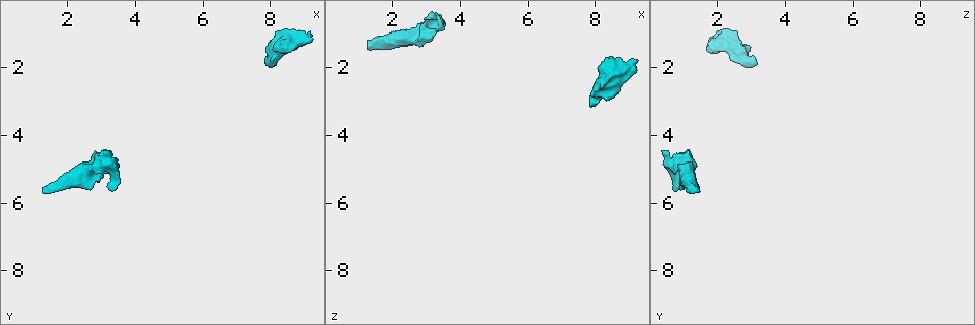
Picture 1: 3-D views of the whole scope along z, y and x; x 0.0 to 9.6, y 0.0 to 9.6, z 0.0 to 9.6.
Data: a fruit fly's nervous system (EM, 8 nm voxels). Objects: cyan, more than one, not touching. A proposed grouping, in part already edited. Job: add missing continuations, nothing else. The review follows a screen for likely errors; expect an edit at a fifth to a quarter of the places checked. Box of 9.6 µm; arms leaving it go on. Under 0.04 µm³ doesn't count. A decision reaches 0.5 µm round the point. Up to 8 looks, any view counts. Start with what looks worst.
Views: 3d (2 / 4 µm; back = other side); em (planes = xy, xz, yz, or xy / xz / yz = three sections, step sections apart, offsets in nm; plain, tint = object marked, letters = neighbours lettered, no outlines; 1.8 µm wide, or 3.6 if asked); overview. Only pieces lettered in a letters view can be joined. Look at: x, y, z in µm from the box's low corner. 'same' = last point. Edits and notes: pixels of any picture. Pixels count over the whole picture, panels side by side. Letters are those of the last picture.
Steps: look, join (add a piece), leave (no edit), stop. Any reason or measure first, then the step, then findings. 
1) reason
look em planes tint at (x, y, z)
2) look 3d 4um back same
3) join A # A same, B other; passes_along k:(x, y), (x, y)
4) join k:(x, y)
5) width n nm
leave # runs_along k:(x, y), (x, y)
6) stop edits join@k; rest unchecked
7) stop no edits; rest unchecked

free end
look 3d 4um at (1.30, 5.65, 1.45)

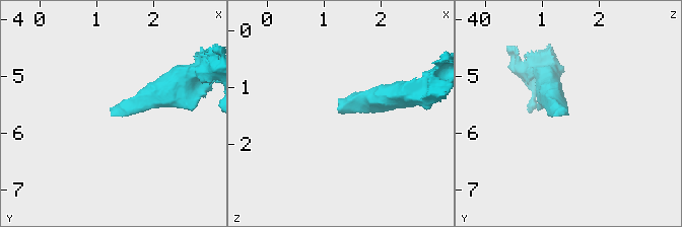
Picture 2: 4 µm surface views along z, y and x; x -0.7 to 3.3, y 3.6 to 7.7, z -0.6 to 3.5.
need the tissue
look em planes letters at (1.35, 5.60, 1.45)

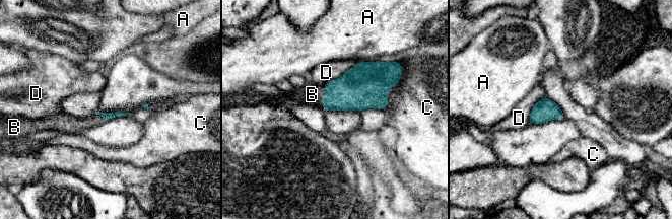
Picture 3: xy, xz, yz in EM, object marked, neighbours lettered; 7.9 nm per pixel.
join 3:(312, 94) # A other, B same, C other, D other; passes_along 3:(353, 90), (323, 96), (312, 94); it goes on there

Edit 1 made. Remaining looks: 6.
see it whole again
look overview

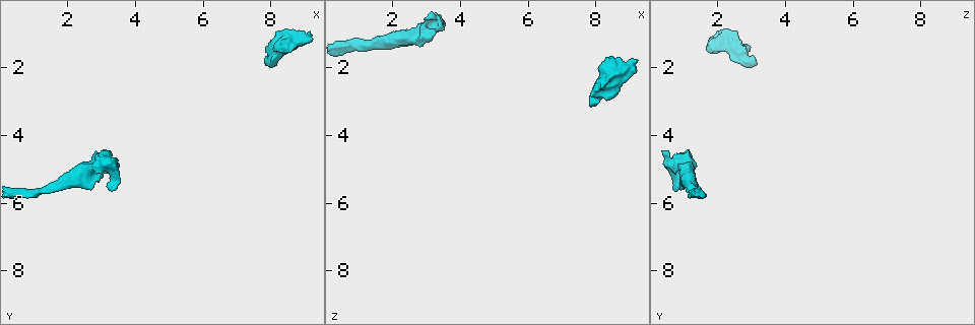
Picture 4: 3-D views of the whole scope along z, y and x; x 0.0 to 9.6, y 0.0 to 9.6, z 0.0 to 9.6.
look em xz step 8 letters at (7.85, 1.80, 3.15)

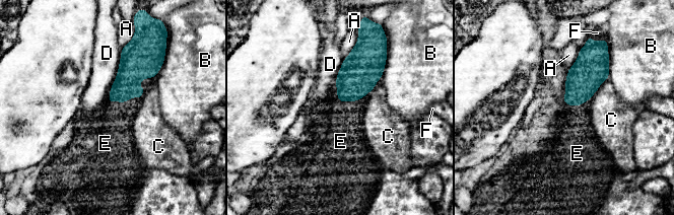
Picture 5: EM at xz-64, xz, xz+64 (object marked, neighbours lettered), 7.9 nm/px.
join 5:(119, 116) # A other, B other, C other, D other, E same, F other; passes_along 5:(138, 62), (141, 93), (119, 116); it goes on there

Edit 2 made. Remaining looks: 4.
look overview

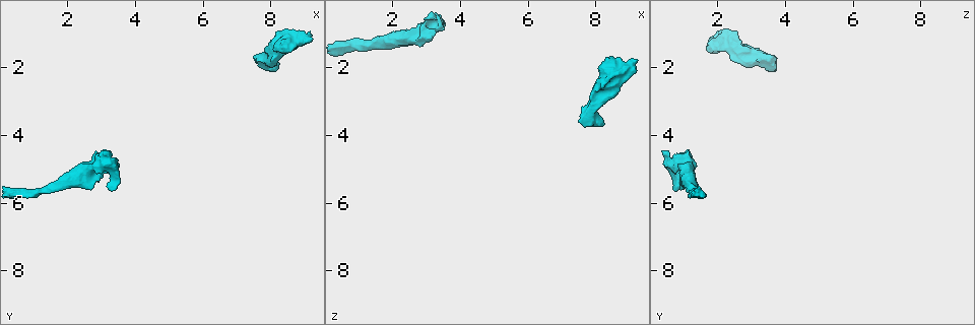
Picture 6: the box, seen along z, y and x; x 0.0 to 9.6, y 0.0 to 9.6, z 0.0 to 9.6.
calibre changes
look em planes letters at (3.00, 4.80, 1.00)

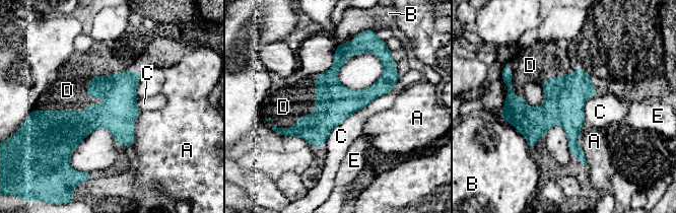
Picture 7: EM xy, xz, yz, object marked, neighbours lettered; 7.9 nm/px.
width 320 nm
join 7:(67, 90) # A other, B other, C other, D same, E other; it goes on there

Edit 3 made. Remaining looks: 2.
stop edits join@3, join@5, join@7; rest unchecked

